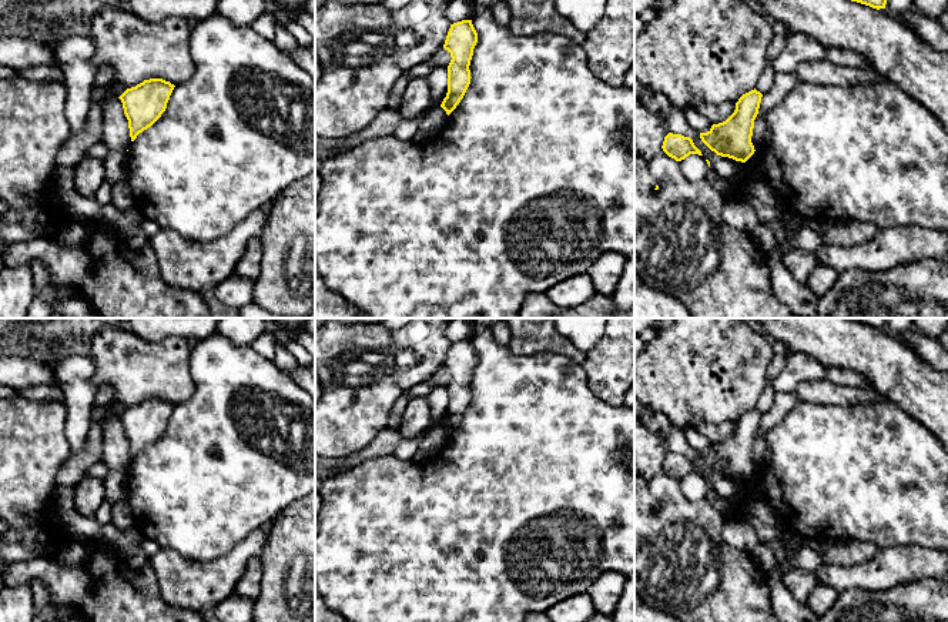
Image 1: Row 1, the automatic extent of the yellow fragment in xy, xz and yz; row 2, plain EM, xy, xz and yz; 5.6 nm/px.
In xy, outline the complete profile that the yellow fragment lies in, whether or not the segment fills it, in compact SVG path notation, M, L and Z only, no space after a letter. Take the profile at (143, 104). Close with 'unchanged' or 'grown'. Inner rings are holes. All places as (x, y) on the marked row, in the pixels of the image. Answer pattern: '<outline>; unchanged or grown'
M150 78L127 88L118 97L128 120L131 141L161 117L174 87L174 84L163 78Z; unchanged

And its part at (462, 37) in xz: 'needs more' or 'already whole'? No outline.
already whole

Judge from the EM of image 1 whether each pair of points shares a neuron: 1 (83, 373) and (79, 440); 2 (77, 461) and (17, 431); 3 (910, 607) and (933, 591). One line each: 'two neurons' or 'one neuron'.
1: one neuron
2: two neurons
3: one neuron

